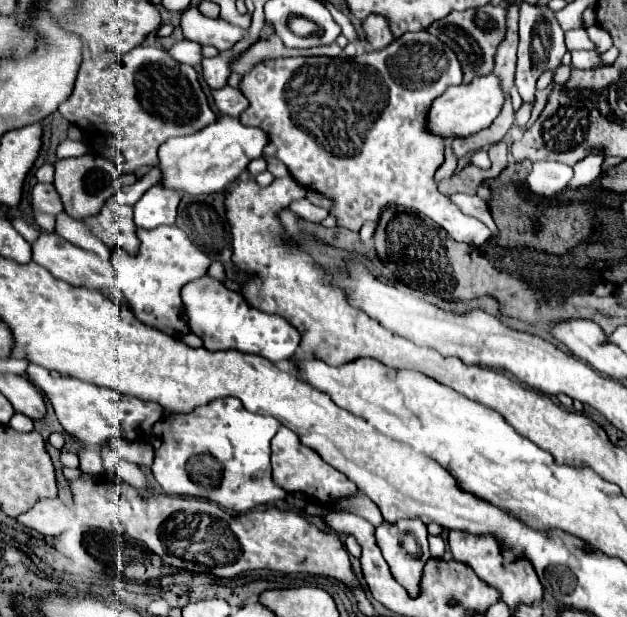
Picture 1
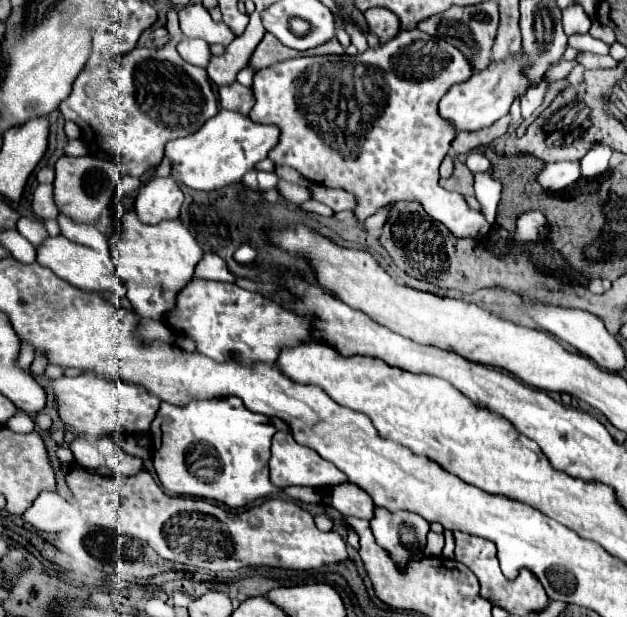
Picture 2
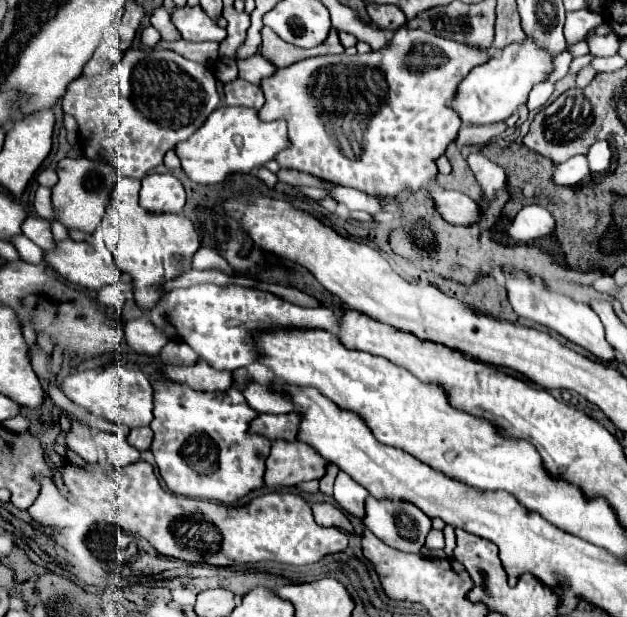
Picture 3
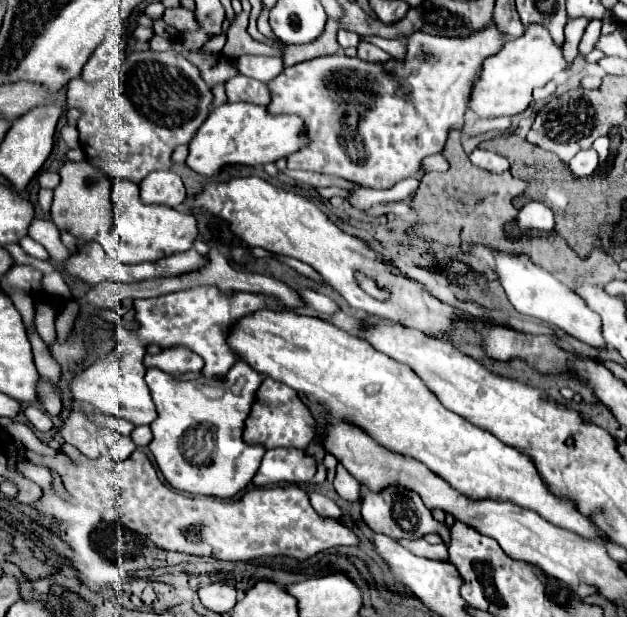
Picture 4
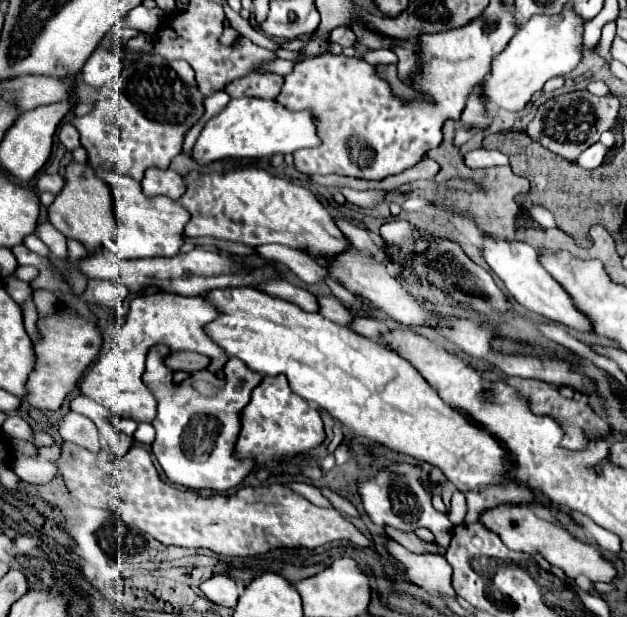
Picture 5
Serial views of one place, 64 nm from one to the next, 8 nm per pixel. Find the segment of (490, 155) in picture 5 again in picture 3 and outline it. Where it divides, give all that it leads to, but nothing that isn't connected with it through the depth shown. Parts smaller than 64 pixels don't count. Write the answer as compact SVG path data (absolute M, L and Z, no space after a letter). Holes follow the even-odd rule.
M480 150L472 152L468 156L467 162L488 196L492 196L494 190L502 188L504 178L506 178L506 172L504 172L504 168L500 164L494 164Z

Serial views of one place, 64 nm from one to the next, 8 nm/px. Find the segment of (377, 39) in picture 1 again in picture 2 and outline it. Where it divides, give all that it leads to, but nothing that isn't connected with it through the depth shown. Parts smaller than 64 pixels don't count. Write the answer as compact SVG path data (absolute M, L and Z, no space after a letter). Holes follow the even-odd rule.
M372 8L364 12L364 16L368 20L370 32L380 36L380 42L394 38L400 30L400 20L396 20L396 14L388 12L388 8Z

